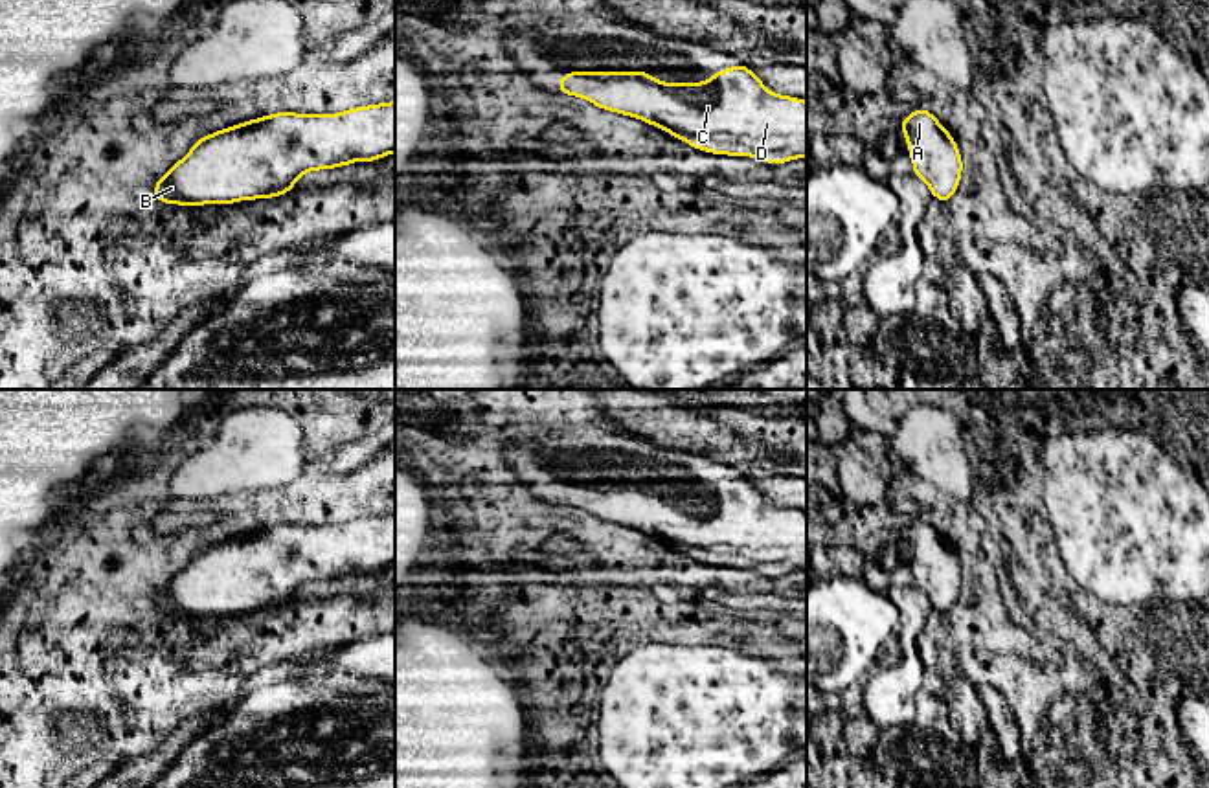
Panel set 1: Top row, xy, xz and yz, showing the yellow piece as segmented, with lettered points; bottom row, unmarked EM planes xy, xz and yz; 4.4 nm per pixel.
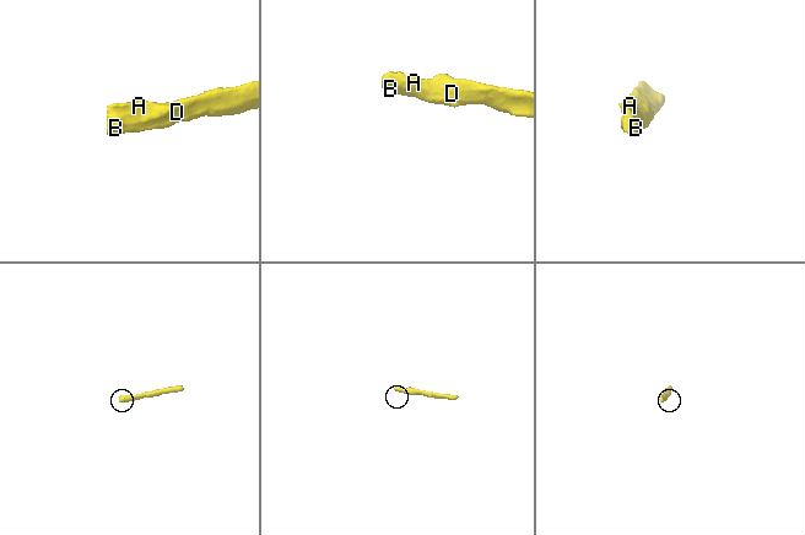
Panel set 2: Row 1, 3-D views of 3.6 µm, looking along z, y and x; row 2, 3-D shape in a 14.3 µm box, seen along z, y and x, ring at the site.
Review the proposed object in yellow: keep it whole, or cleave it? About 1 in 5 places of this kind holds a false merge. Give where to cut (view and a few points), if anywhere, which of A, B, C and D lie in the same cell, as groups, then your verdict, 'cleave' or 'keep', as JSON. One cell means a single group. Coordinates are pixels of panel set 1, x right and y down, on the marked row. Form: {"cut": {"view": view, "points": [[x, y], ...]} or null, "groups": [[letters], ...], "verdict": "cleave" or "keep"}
{"cut": null, "groups": [["A", "B", "C", "D"]], "verdict": "keep"}

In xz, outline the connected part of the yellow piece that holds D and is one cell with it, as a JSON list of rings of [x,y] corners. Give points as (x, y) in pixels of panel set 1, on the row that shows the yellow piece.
[[[748,66],[704,83],[661,83],[647,72],[568,72],[559,94],[663,129],[691,147],[786,163],[807,158],[807,101],[764,88]]]

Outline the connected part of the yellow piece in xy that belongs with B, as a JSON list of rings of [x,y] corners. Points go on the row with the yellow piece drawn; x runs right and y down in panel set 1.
[[[395,101],[355,107],[338,114],[276,112],[197,140],[191,151],[153,186],[160,204],[195,208],[274,198],[292,191],[296,180],[318,169],[375,162],[395,152]]]

